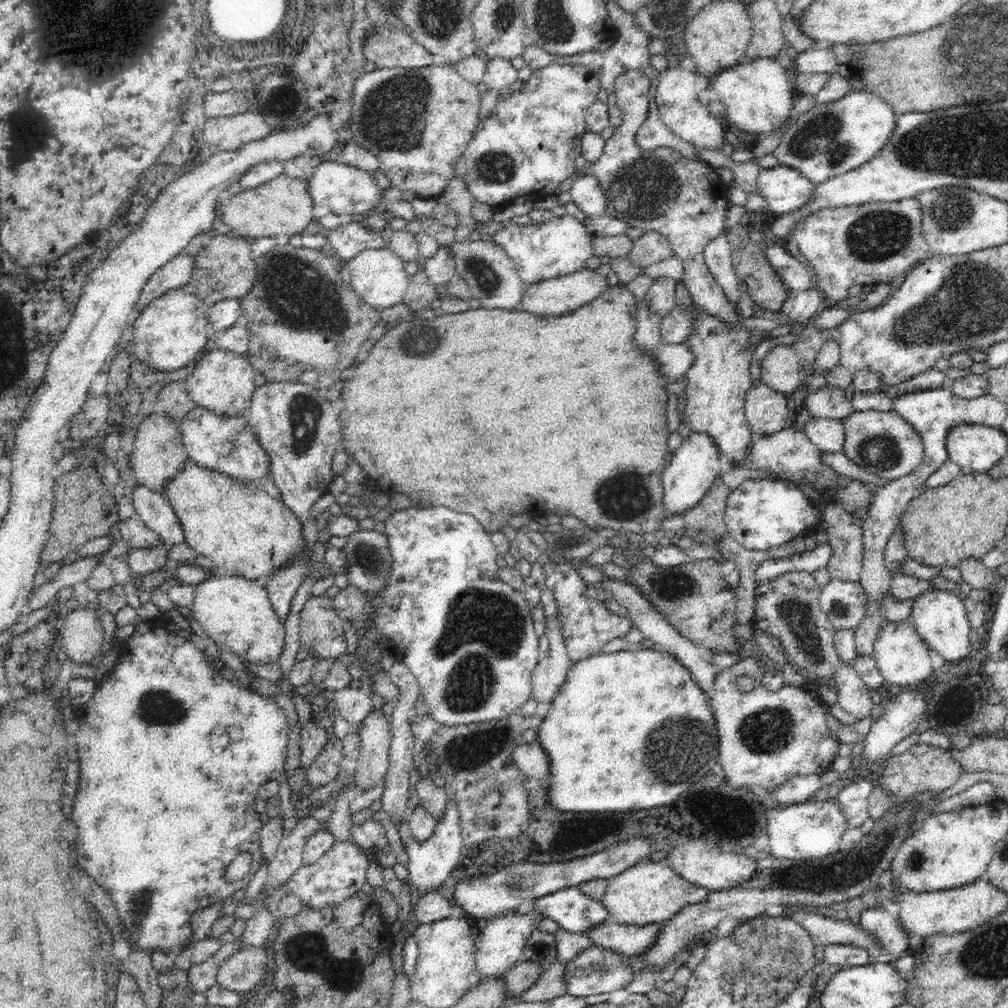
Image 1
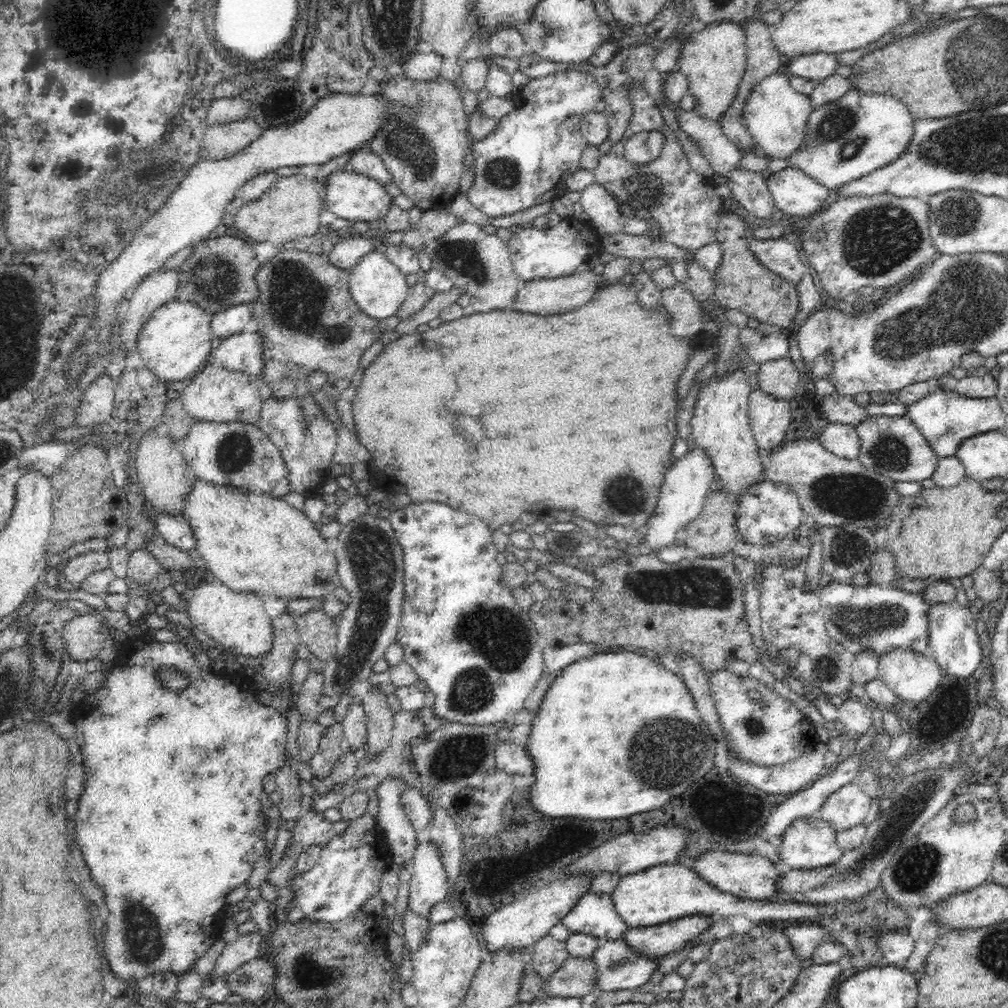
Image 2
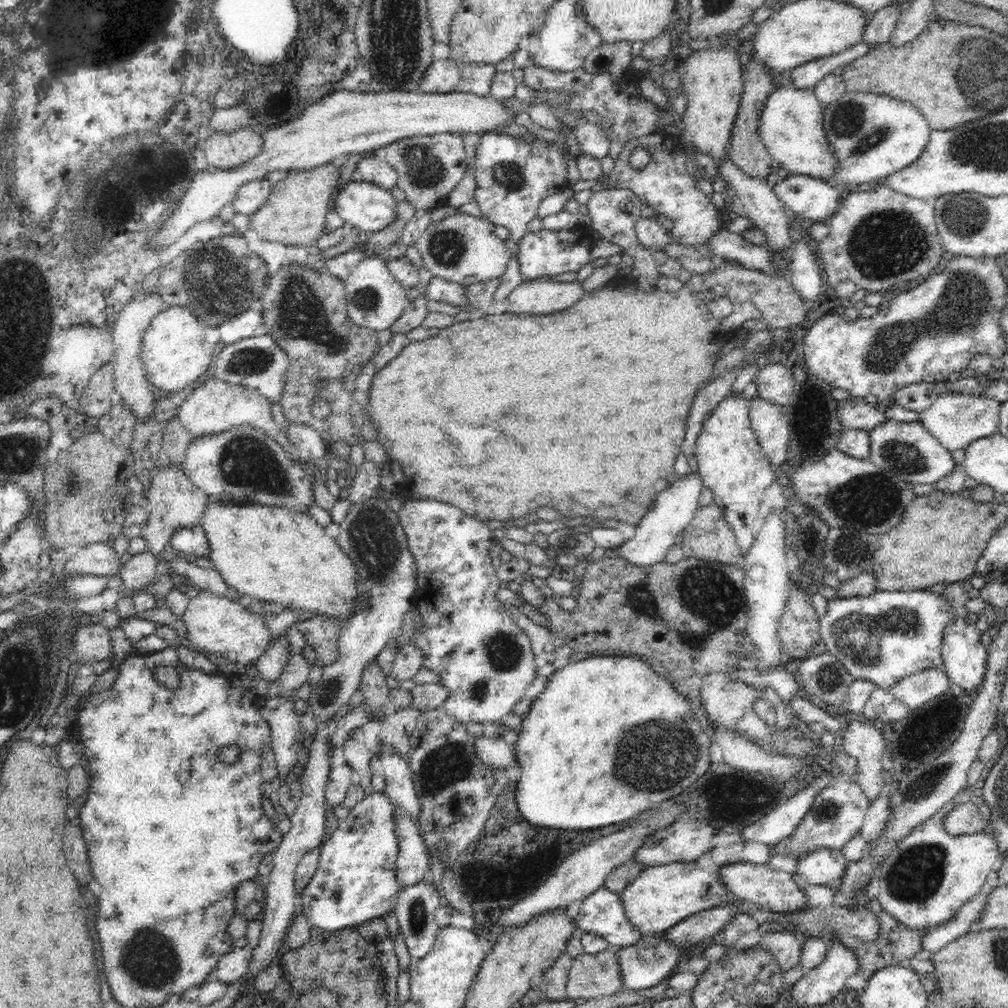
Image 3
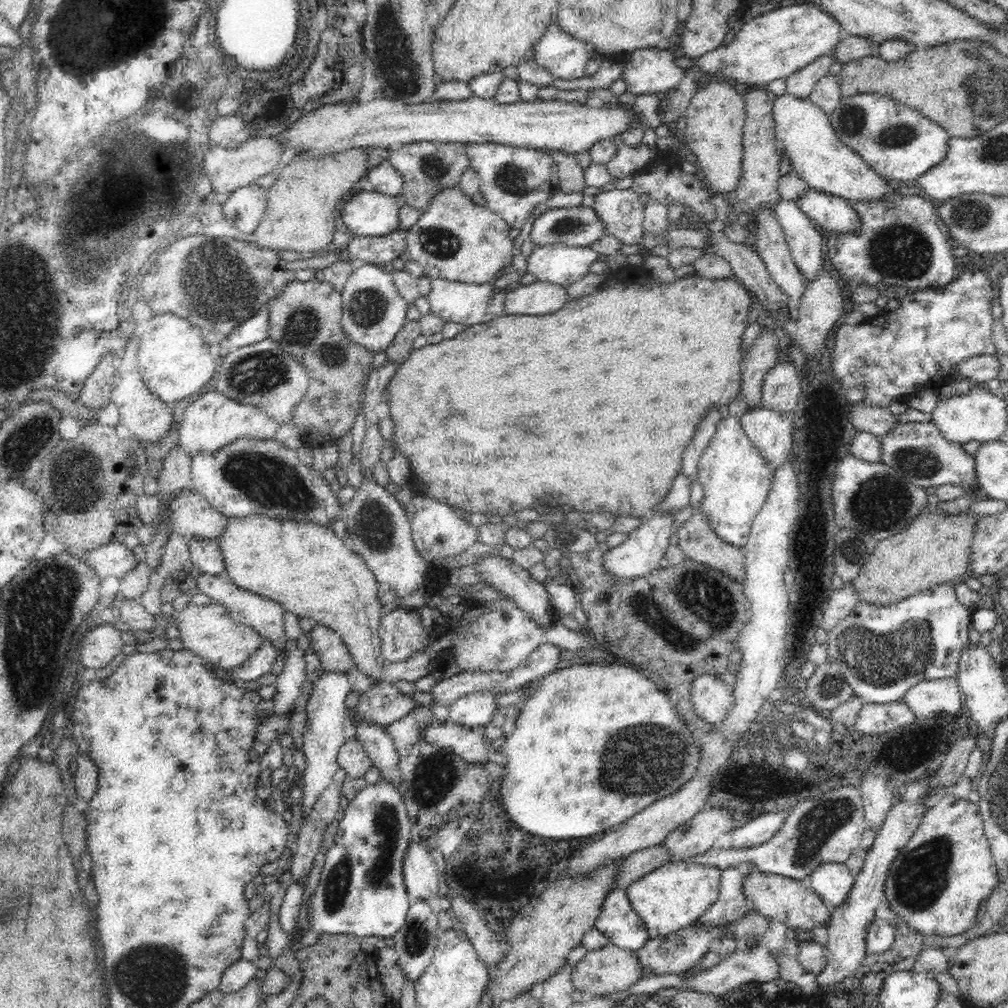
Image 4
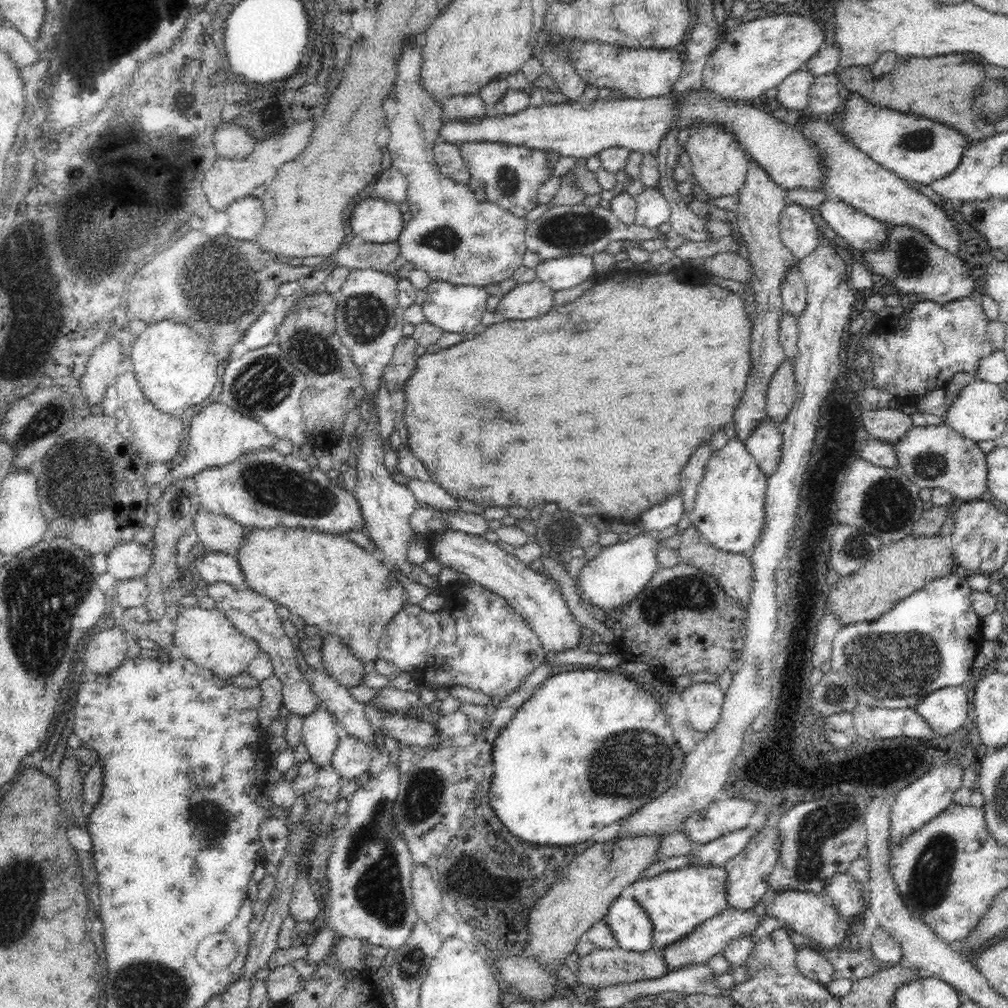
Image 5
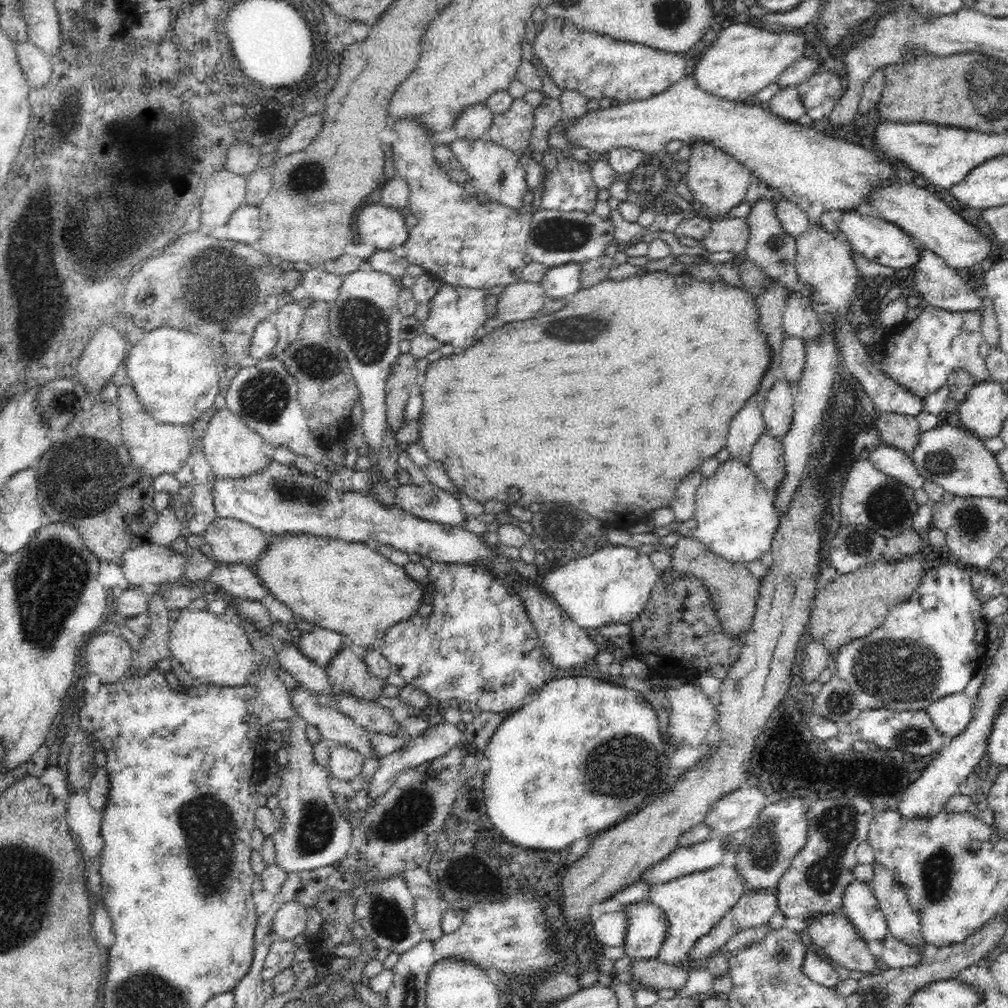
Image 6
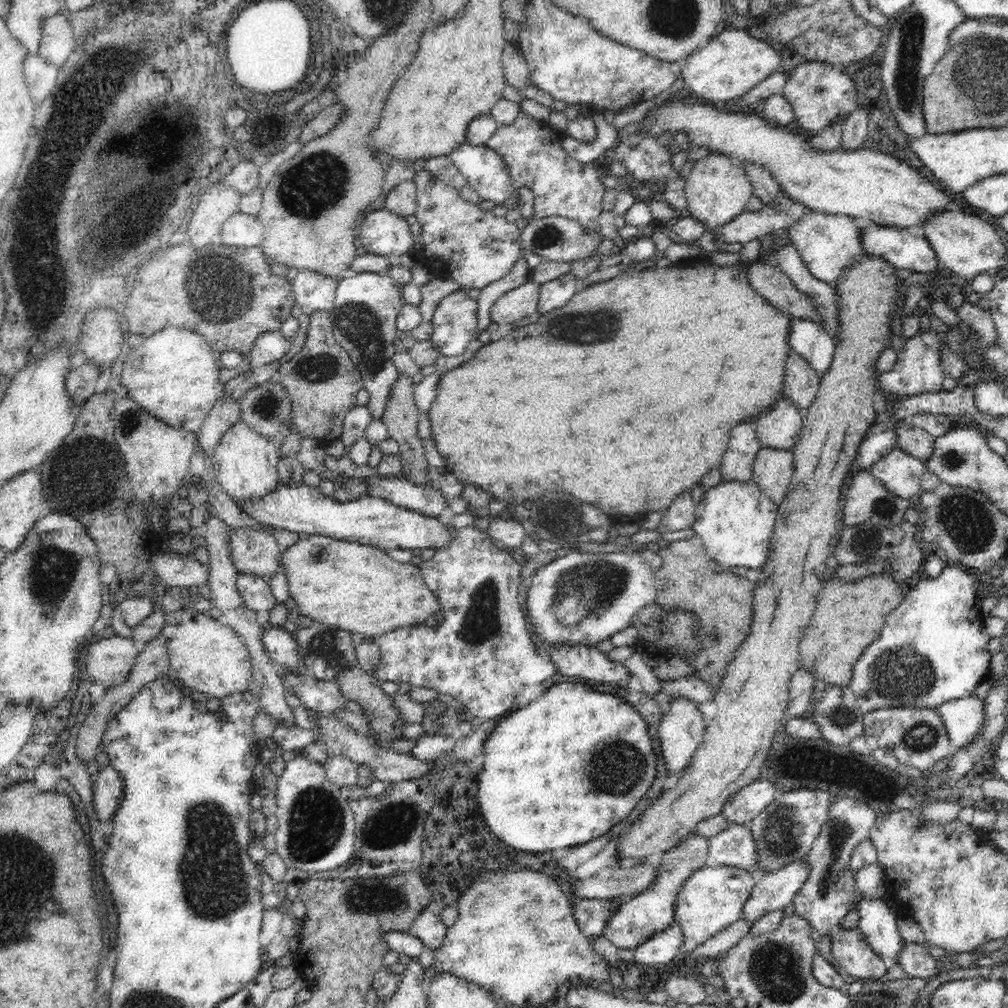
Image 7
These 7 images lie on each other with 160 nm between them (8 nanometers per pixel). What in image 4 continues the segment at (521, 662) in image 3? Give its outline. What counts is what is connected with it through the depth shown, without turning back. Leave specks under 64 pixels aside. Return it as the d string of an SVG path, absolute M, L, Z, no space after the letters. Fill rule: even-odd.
M418 493L405 505L405 510L410 522L415 550L428 566L434 560L456 557L478 542L478 527L469 524L465 514L448 504ZM492 691L466 693L455 704L449 706L446 722L468 729L481 729L482 726L491 724L494 712L500 710L496 700L498 700L498 694Z

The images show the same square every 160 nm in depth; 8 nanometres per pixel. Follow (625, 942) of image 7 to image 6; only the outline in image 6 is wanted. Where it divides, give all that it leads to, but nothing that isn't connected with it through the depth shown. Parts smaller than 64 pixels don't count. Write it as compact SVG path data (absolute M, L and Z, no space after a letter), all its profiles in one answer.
M620 908L616 912L597 913L593 917L593 930L598 940L605 946L622 946L626 936L627 916Z

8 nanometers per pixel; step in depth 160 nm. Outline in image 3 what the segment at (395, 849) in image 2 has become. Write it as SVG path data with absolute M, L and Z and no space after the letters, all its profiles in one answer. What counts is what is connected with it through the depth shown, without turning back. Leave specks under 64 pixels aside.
M402 815L393 818L398 841L397 880L402 887L426 880L431 854L416 827L416 822Z

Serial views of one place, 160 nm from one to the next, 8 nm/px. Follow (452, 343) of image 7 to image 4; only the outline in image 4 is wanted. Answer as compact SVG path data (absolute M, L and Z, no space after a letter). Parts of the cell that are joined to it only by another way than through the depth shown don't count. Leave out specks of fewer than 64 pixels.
M436 278L431 280L431 289L426 297L432 314L444 322L458 322L469 327L496 318L488 314L488 305L494 293L489 283L466 284Z

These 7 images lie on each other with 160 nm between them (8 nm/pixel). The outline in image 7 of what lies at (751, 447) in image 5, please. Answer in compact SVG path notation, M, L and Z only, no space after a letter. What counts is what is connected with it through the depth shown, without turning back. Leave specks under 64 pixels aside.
M761 446L753 462L753 473L751 480L762 490L763 495L768 496L776 505L782 504L792 478L794 465L792 462L792 451L774 449Z

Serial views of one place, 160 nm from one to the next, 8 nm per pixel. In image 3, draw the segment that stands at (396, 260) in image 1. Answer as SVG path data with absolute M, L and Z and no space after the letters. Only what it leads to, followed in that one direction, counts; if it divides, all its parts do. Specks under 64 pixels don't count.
M366 256L344 281L348 315L354 324L377 332L389 329L404 314L409 302L406 290L400 285L398 279L394 279L392 276L387 267L385 256Z

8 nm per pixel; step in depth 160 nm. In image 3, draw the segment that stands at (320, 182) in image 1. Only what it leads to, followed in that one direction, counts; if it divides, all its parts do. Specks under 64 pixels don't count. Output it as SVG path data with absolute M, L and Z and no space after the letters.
M350 181L338 190L334 210L359 231L375 233L397 218L391 191L366 181Z

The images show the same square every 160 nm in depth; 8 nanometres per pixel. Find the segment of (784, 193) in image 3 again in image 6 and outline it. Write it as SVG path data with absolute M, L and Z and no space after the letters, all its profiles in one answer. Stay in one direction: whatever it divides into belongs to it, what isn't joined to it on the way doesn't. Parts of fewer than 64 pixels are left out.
M850 210L842 211L842 219L837 225L839 232L849 240L851 248L868 260L874 260L894 269L911 268L913 264L918 263L920 245L892 222L886 222L878 217L864 216L856 210Z

